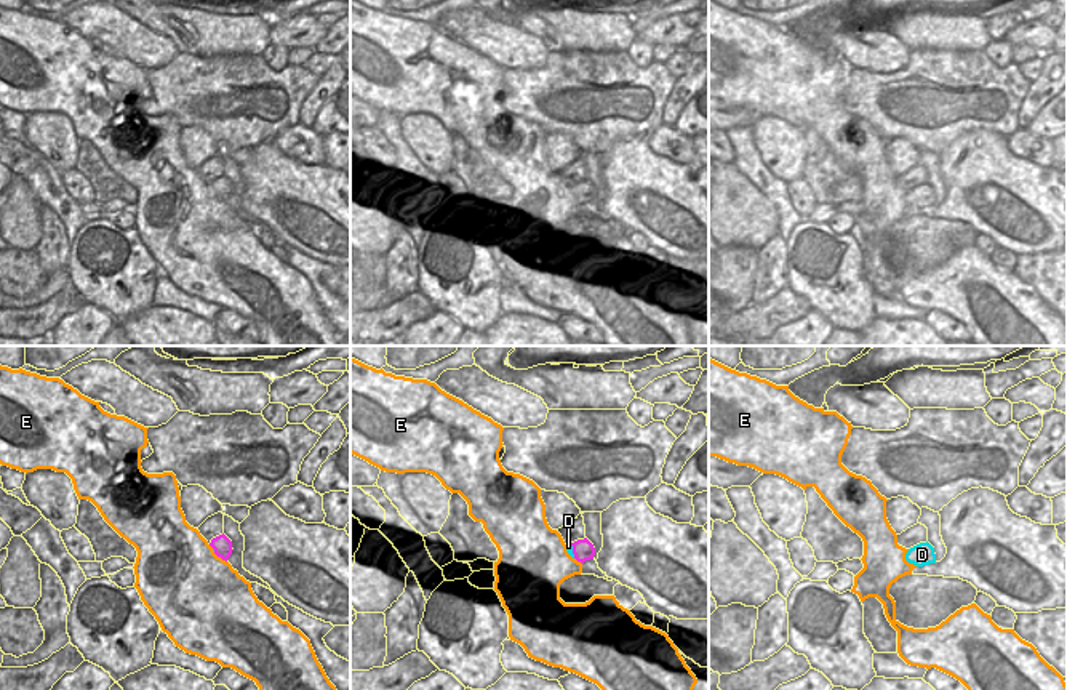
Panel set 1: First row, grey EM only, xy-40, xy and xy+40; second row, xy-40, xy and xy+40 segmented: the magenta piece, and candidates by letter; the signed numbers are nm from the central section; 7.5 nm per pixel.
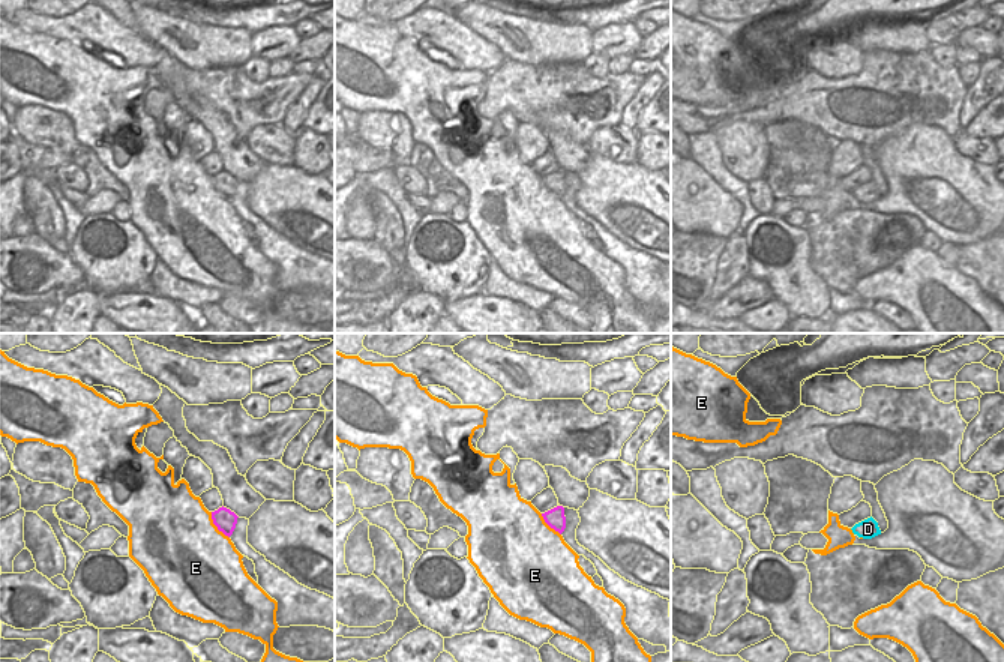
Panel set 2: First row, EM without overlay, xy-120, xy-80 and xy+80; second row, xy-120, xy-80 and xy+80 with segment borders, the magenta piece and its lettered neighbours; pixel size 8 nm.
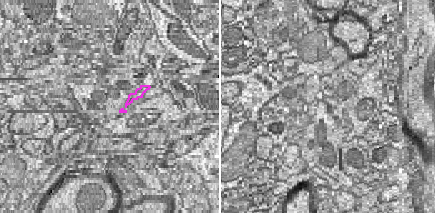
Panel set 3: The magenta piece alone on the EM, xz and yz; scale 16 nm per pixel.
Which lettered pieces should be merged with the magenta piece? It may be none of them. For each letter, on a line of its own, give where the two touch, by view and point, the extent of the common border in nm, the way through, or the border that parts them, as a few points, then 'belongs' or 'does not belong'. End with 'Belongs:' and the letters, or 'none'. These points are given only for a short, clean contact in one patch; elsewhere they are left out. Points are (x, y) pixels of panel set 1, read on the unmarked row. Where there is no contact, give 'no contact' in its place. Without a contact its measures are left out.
D: contact xy (573, 192); length 110 nm; way xy (583, 191), (573, 192), (568, 188); belongs
E: contact xy-40 (219, 197); length 140 nm; border xy-40 (213, 192), (226, 204); does not belong
Belongs: D

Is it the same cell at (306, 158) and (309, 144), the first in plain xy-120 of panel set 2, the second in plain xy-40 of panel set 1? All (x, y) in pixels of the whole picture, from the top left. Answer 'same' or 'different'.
different

